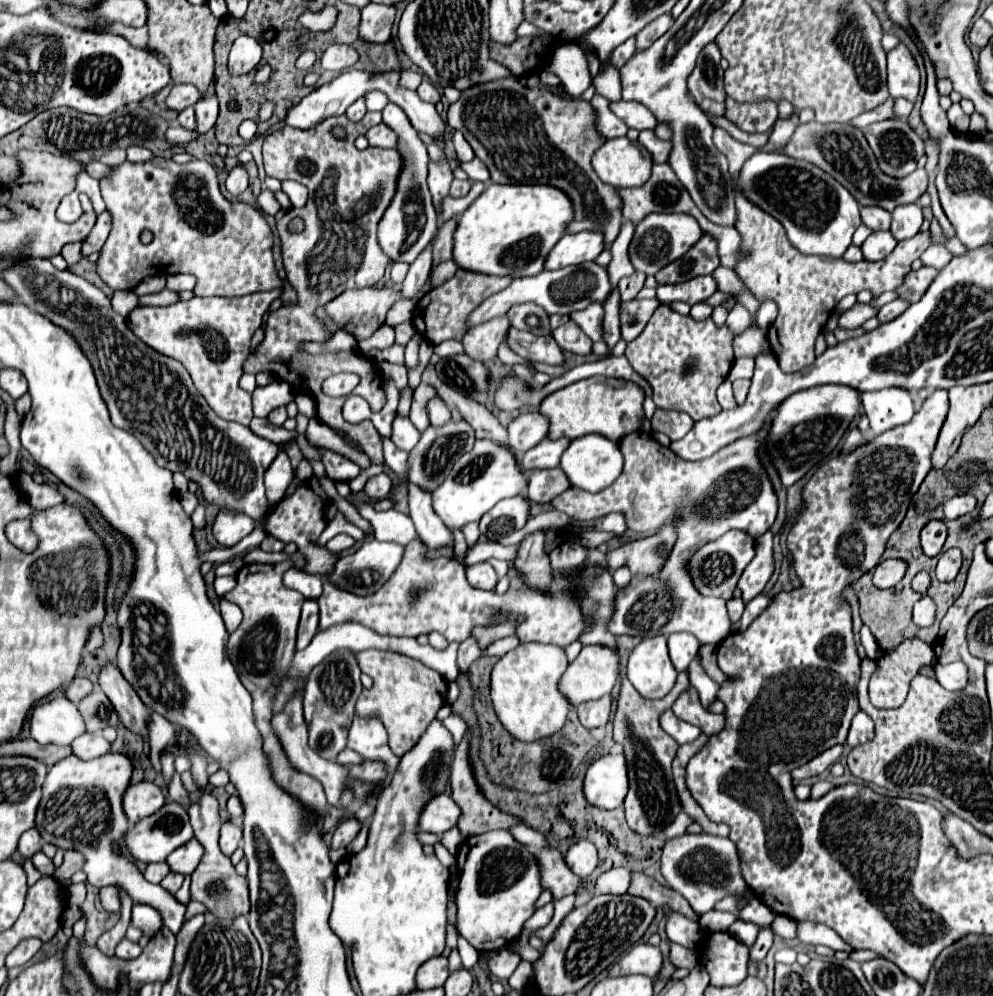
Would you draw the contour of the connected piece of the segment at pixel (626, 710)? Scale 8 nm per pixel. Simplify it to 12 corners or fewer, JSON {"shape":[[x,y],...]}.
{"shape":[[679,672],[661,700],[623,680],[613,738],[629,768],[627,824],[657,836],[677,814],[679,744],[659,716],[691,686]]}

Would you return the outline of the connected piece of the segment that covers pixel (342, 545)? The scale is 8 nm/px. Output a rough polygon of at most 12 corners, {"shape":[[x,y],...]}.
{"shape":[[337,534],[325,547],[339,547],[340,550],[351,547],[355,541],[347,534]]}

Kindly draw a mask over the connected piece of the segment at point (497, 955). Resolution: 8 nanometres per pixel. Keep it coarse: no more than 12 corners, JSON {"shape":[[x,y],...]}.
{"shape":[[489,952],[489,970],[507,980],[521,958],[511,952]]}

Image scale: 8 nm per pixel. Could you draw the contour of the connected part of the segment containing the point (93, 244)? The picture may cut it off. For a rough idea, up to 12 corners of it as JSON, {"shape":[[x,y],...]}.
{"shape":[[103,210],[85,240],[81,254],[89,256],[103,248],[111,214]]}

